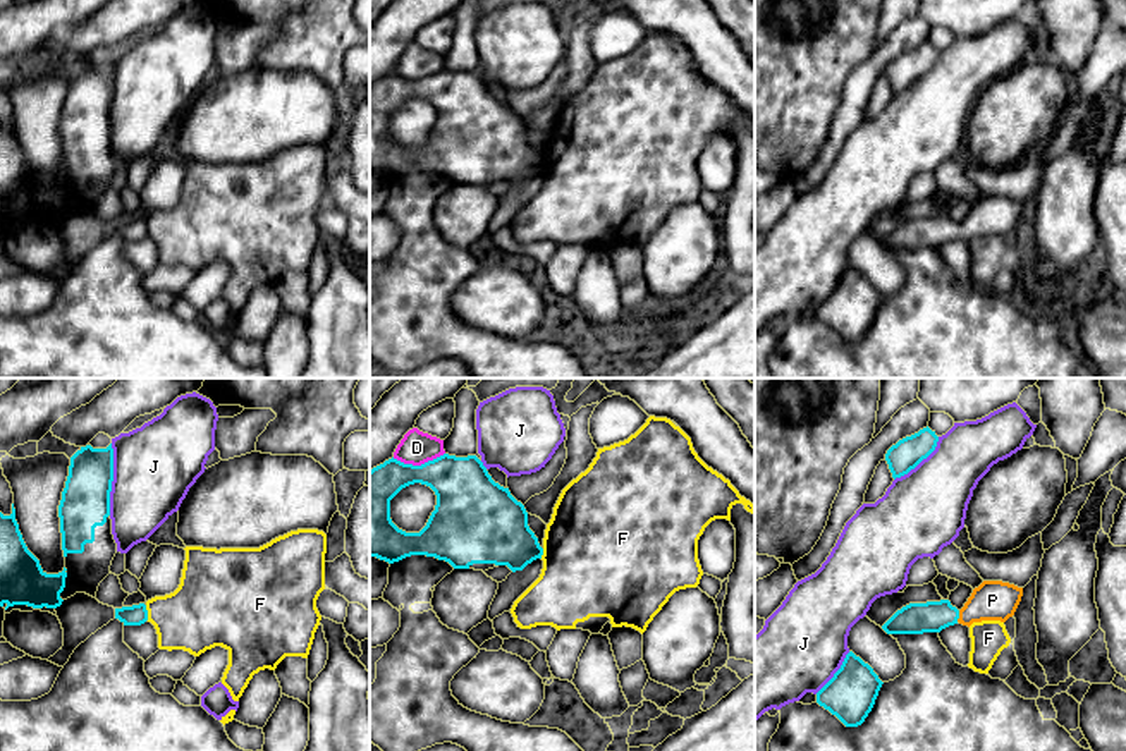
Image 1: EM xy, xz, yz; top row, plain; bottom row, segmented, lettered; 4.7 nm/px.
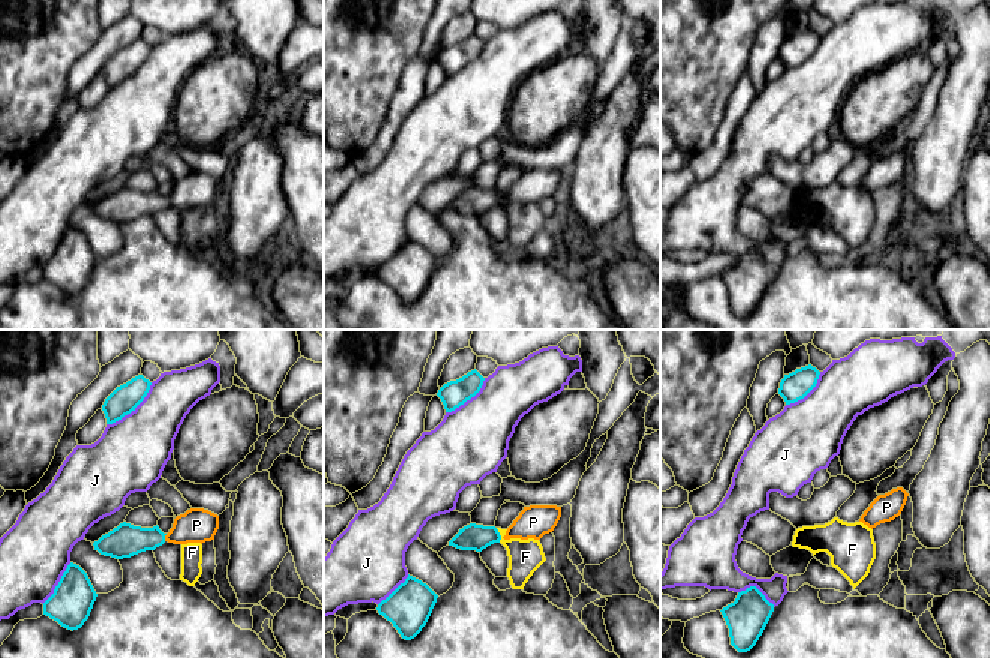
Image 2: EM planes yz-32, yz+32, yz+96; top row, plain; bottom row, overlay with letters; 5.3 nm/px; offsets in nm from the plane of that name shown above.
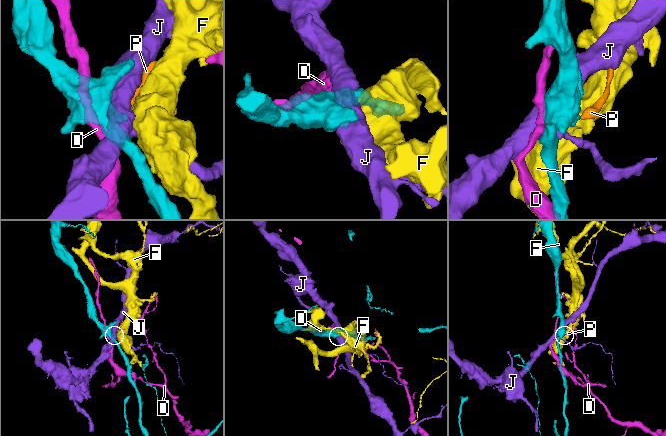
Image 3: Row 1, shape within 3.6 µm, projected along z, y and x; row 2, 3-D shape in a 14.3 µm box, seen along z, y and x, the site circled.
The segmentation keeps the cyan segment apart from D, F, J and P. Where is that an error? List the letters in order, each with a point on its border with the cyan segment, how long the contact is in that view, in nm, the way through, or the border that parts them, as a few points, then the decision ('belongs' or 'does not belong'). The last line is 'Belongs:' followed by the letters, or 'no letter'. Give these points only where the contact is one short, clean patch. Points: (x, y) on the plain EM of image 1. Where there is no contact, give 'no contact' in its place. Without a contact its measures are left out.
D: contact xz (418, 81); length 240 nm; does not belong
F: contact xy (146, 227); length 70 nm; does not belong
J: contact xy (112, 95); length 340 nm; does not belong
P: contact yz (958, 231); length 60 nm; way yz (934, 231), (958, 231), (966, 231), (992, 215); belongs
Belongs: P

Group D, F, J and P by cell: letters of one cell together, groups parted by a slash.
D / F / J / P

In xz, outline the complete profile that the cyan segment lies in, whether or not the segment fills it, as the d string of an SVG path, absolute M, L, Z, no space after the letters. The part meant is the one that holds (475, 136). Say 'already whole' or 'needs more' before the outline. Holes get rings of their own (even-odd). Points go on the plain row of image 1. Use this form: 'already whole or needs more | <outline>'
needs more | M444 69L421 81L389 74L370 86L370 172L389 179L411 170L426 170L449 177L454 184L488 186L507 180L512 187L542 174L543 163L528 141L528 127L509 103L492 95L476 70ZM421 98L437 110L437 120L419 148L406 148L390 134L390 115L406 101Z

